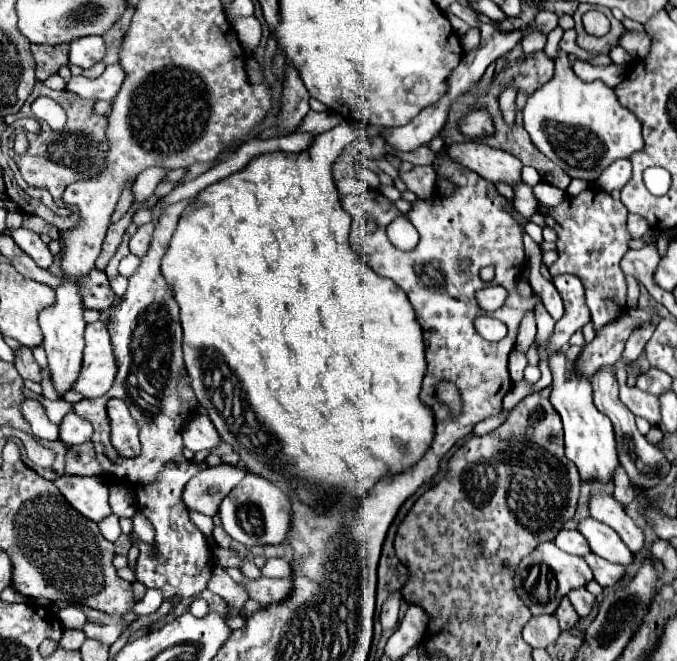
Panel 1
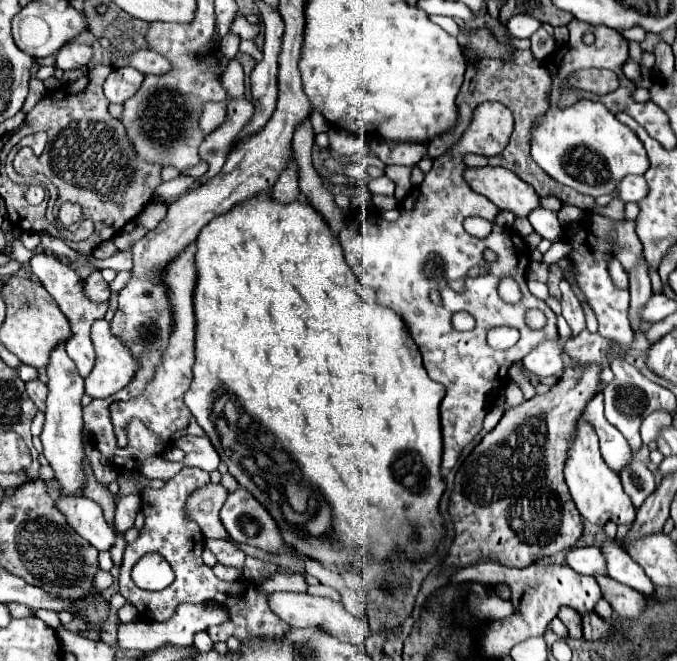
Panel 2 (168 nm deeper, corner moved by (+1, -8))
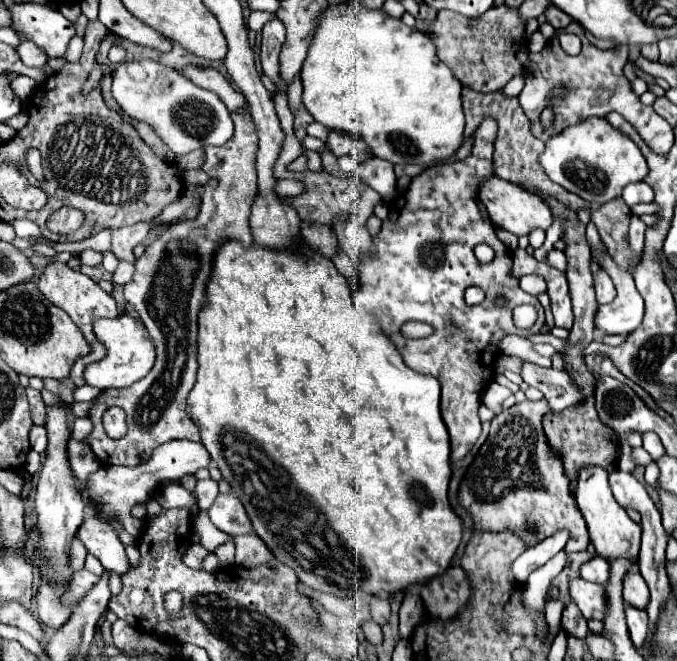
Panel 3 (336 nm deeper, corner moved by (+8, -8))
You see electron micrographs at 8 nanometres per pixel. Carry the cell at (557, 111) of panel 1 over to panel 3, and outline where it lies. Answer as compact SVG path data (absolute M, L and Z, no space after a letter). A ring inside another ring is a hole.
M588 117L572 127L564 127L564 131L556 135L550 135L538 161L554 183L580 195L588 203L606 203L620 197L628 183L642 181L648 171L646 159L636 143L622 131L616 131L604 117Z

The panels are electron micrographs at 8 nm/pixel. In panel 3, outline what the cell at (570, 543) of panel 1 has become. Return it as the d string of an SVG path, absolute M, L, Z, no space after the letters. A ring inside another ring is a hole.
M594 555L580 567L580 577L592 583L606 583L608 581L608 561L600 559L600 555Z

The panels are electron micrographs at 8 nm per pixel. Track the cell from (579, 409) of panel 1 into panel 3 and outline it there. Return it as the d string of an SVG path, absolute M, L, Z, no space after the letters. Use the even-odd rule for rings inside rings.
M582 467L576 477L574 499L588 525L588 533L596 547L596 553L602 555L604 559L630 557L632 561L636 561L640 549L640 525L628 517L626 509L620 507L620 503L616 503L608 487L608 471L602 467Z

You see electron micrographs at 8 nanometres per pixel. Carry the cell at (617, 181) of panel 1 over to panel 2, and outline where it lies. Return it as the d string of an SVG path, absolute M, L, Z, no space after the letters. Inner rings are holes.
M627 175L627 179L623 179L623 183L619 183L615 193L623 201L639 203L643 197L647 197L649 185L647 185L647 181L641 175Z

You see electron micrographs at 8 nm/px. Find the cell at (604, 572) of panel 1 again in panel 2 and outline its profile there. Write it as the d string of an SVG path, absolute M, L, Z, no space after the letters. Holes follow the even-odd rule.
M597 577L597 581L603 591L603 597L609 601L617 617L637 621L647 611L647 599L637 591L631 591L631 587L625 587L611 577Z

